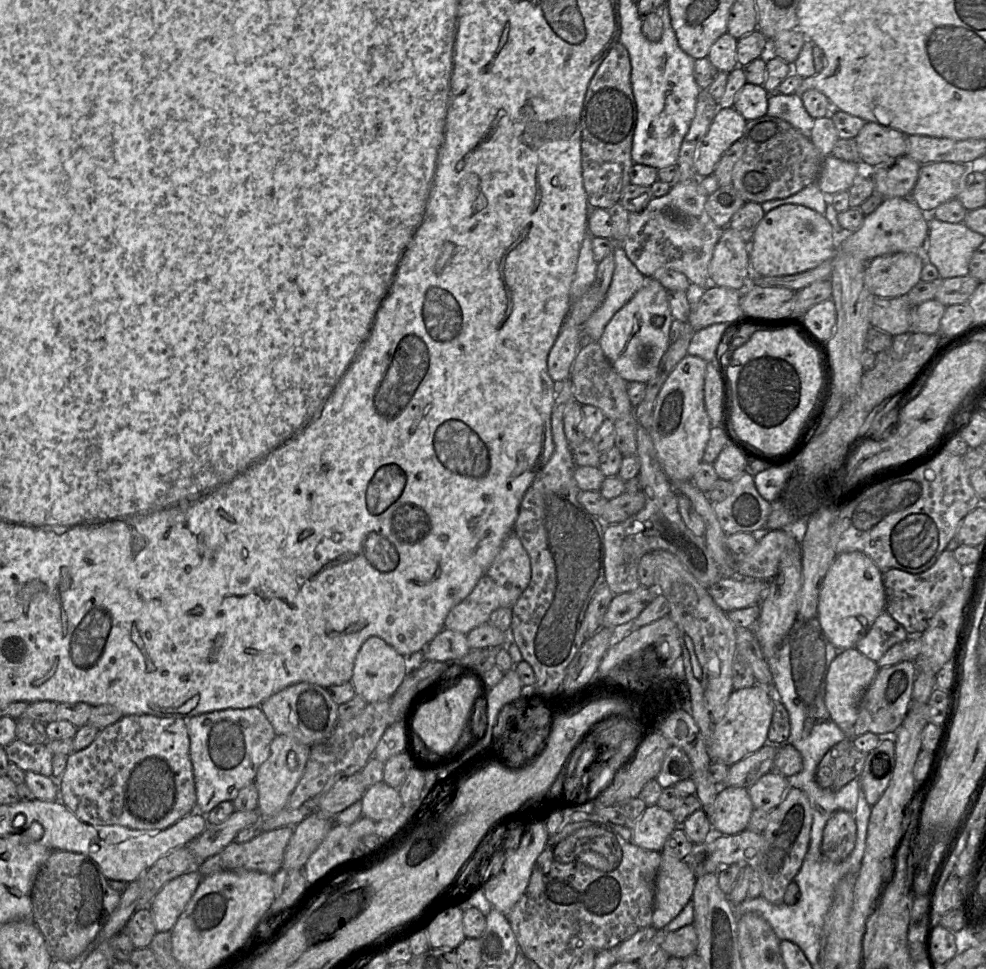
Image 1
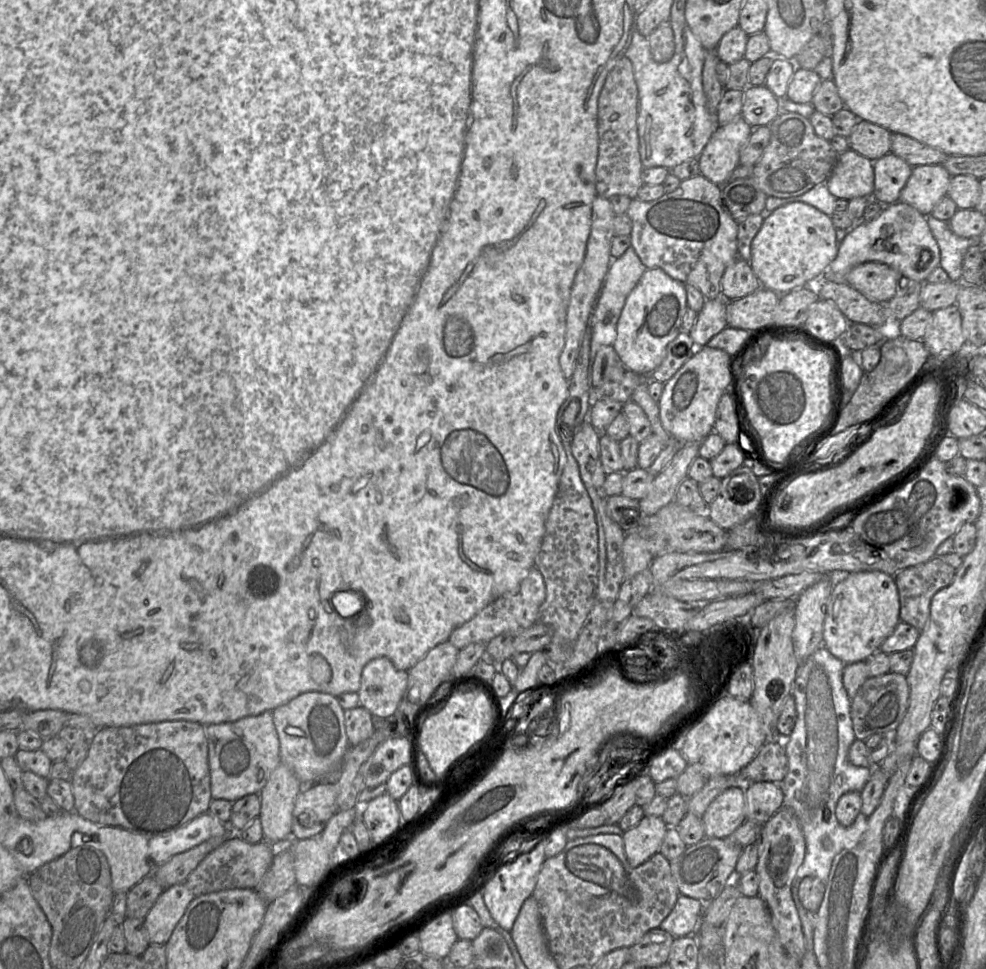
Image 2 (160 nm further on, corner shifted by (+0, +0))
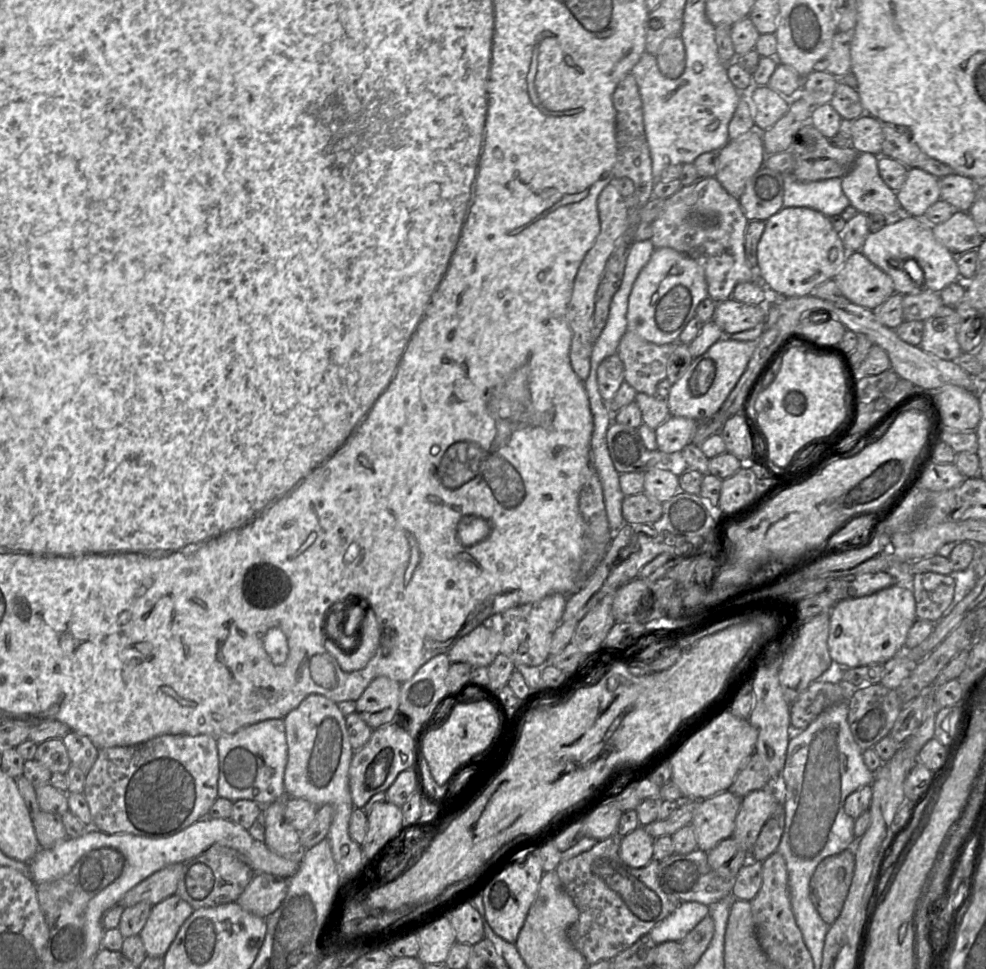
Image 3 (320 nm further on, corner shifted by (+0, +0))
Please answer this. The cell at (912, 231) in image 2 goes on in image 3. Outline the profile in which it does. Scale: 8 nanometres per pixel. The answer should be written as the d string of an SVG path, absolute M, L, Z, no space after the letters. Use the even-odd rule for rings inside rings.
M886 217L884 227L868 233L860 252L891 278L894 291L902 295L918 294L922 291L939 293L947 285L960 280L956 256L935 239L931 225L923 218ZM908 260L915 260L923 271L923 285L917 285L904 269Z

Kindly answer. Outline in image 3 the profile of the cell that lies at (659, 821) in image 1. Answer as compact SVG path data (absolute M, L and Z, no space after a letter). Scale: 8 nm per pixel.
M639 826L626 836L622 837L619 856L631 868L647 866L653 859L655 839Z

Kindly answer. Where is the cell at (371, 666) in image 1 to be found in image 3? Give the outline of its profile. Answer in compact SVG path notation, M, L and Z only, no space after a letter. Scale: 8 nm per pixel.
M380 676L356 701L356 713L373 730L392 723L398 712L401 683Z

